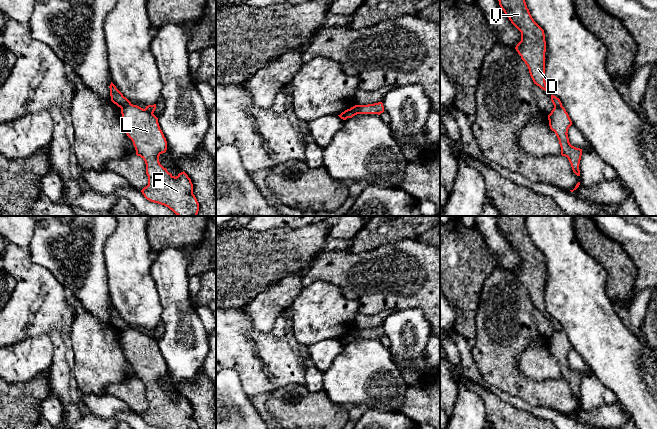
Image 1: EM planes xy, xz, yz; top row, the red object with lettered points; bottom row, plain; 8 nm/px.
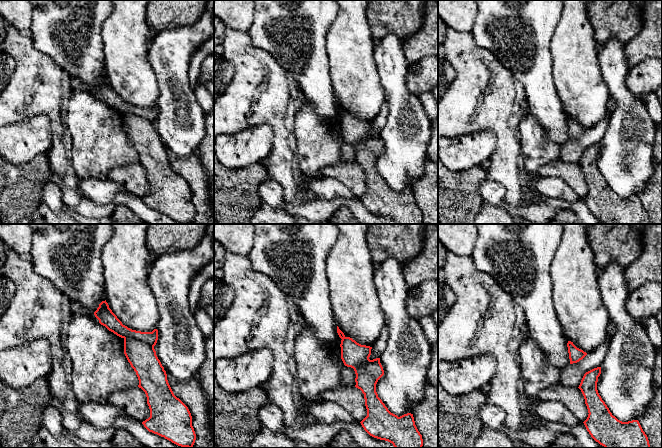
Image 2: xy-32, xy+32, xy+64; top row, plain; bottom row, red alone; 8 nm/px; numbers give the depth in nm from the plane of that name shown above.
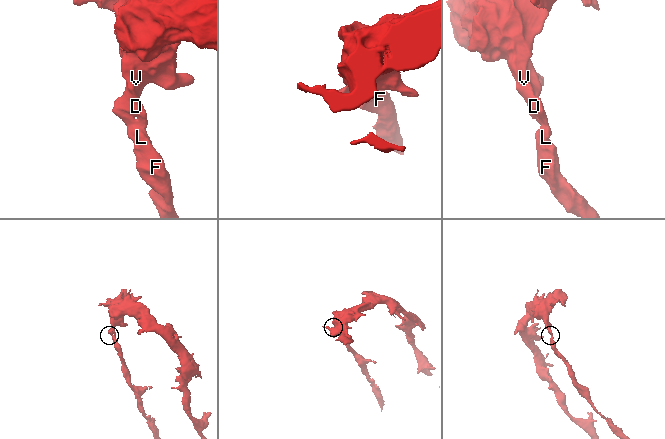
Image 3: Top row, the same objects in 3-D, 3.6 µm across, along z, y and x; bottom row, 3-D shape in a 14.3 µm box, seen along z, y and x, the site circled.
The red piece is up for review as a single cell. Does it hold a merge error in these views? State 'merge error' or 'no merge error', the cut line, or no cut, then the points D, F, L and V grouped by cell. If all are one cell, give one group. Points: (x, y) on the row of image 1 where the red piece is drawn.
merge error; cut xy (130, 103), (121, 108); groups D V / F L

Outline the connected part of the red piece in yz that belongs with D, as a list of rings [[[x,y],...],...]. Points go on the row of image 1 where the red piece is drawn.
[[[498,0],[501,9],[509,18],[511,23],[521,32],[521,41],[516,45],[515,49],[521,56],[529,69],[530,76],[537,86],[548,91],[545,82],[545,52],[546,41],[544,30],[534,21],[525,0]]]

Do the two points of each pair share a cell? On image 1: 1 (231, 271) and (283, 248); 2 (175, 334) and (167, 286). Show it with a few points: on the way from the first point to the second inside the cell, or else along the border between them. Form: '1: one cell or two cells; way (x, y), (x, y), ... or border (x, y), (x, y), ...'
1: one cell; way (244, 264), (270, 255)
2: one cell; way (175, 322), (175, 298)

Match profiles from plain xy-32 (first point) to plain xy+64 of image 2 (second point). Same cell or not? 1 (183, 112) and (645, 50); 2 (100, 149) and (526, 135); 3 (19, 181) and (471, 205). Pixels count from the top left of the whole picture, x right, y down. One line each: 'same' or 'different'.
1: different
2: same
3: same

